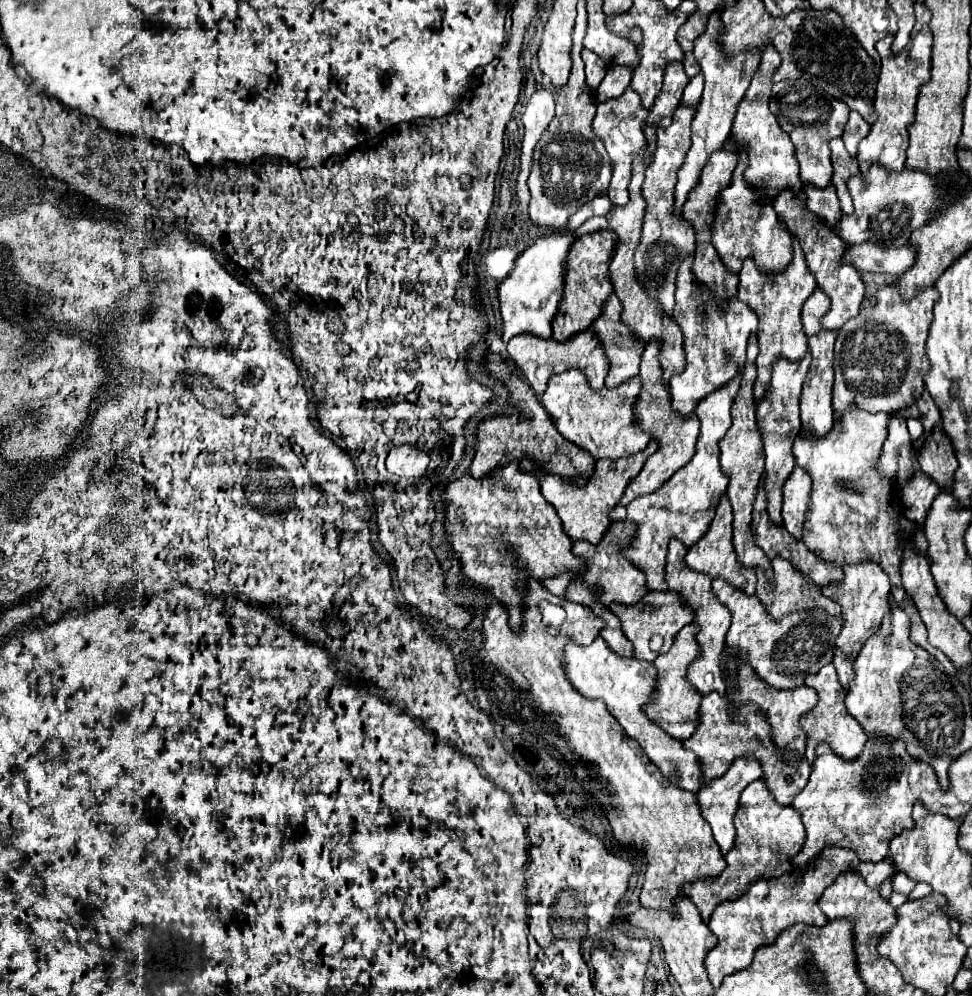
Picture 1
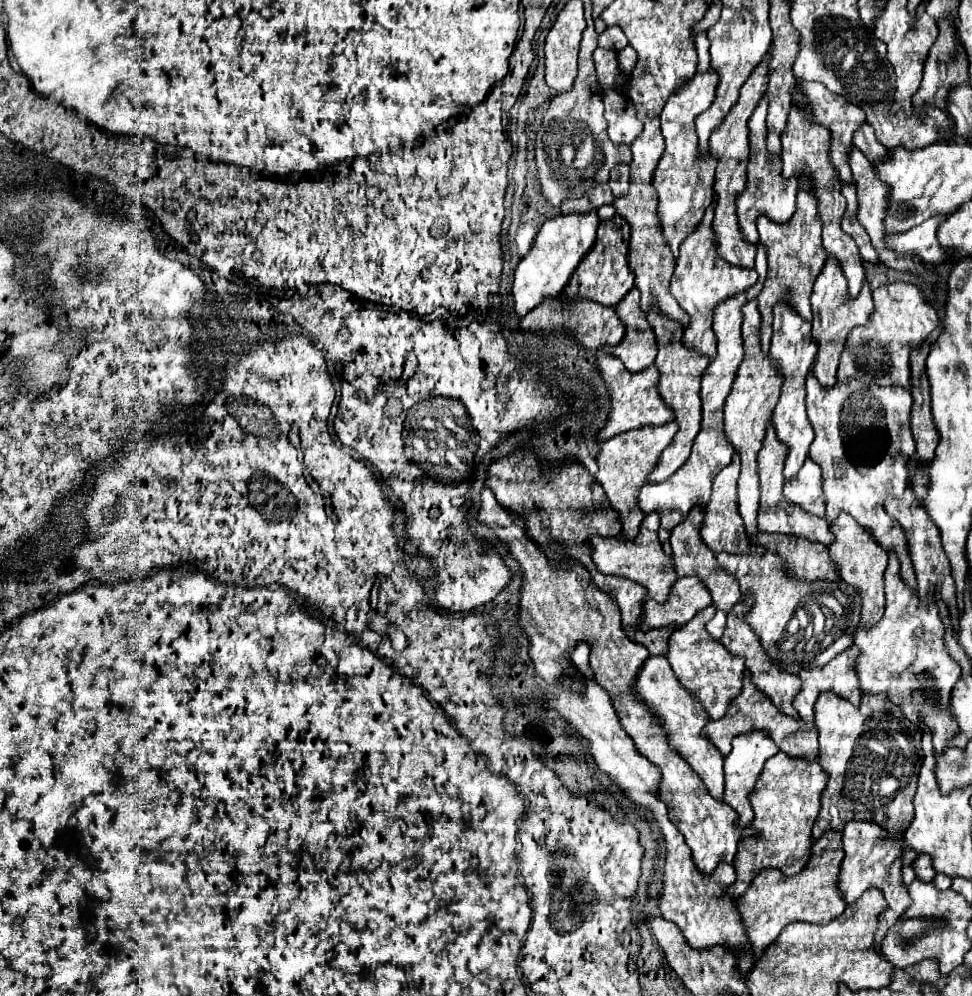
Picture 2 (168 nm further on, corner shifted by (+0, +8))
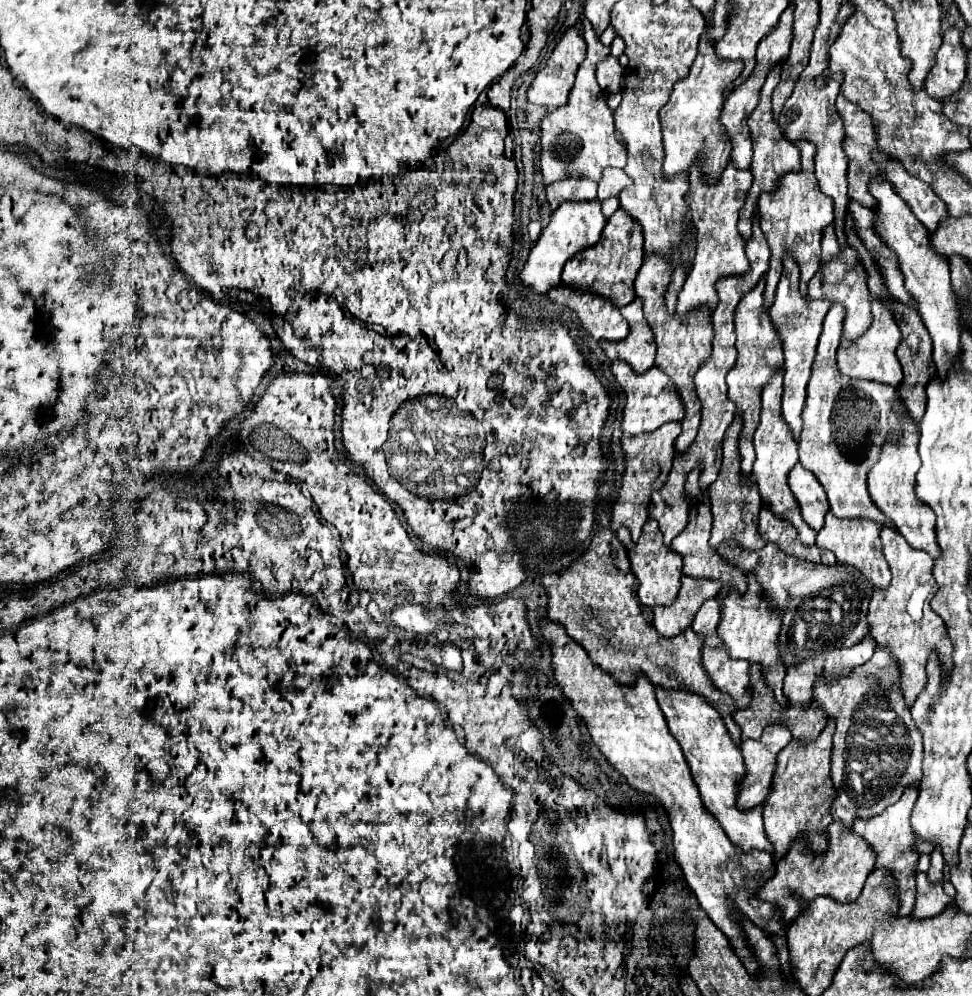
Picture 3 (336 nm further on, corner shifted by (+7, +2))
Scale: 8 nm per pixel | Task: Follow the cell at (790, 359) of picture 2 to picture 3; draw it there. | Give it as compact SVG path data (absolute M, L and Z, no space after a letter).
M793 256L785 258L783 274L775 292L775 302L771 306L771 320L783 340L785 350L785 386L783 386L783 418L789 424L795 440L799 440L801 434L801 410L805 404L805 388L811 376L811 364L817 348L817 340L821 334L823 318L829 310L829 300L809 300L799 294L799 272L797 264L793 264Z

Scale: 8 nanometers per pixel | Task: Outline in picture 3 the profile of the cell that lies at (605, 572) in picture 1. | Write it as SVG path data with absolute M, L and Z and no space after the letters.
M647 520L637 544L633 544L629 530L623 528L623 546L627 548L627 556L629 556L633 574L639 578L637 596L641 604L645 604L645 606L655 606L655 604L667 606L667 604L671 604L677 598L677 592L681 588L681 576L683 576L681 556L677 556L677 552L673 552L671 548L667 548L663 544L663 536L659 532L657 522Z

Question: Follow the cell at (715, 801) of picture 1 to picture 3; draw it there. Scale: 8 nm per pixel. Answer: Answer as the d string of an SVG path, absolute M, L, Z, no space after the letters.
M771 724L763 730L759 740L745 740L741 752L745 758L747 776L741 780L737 804L741 810L751 810L765 802L773 786L773 772L777 766L777 754L791 740L791 732L783 724Z

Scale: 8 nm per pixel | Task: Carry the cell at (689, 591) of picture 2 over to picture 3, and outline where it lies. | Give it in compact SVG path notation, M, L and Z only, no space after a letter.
M683 576L683 586L679 590L679 596L669 606L655 606L653 626L661 636L677 636L685 628L691 626L693 616L701 608L701 604L709 598L715 598L721 590L721 584L717 580L697 580Z

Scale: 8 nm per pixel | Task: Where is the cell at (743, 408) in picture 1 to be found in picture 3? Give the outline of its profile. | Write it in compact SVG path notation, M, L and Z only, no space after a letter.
M765 276L753 292L747 292L735 310L735 334L737 342L735 348L739 352L735 366L727 374L727 386L729 386L729 400L737 404L737 416L743 420L743 432L739 438L739 454L741 454L741 470L743 476L749 476L755 460L753 450L753 432L757 430L757 416L761 410L761 388L763 384L775 374L777 368L781 368L783 352L781 352L781 338L777 338L777 332L773 328L773 322L769 320L769 310L761 312L761 304L765 304L763 298L765 292Z

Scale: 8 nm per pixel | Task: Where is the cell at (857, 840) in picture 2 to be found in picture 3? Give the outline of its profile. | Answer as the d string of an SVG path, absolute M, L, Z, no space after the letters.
M913 784L913 788L905 788L903 796L895 804L885 808L885 812L881 812L879 816L873 816L869 820L855 820L855 824L853 824L853 830L857 834L861 834L875 848L875 852L877 852L875 868L887 868L895 874L897 898L901 902L901 908L899 908L901 916L911 914L913 904L915 904L915 866L919 862L919 854L915 850L917 836L913 836L913 828L909 822L915 800L917 800L917 784Z

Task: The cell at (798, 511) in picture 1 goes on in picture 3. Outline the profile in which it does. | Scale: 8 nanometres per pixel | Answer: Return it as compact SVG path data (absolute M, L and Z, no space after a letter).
M797 464L789 474L789 486L791 486L791 492L795 494L795 498L799 502L803 520L811 528L821 530L823 518L829 510L829 504L827 504L825 492L821 492L823 488L821 488L819 480L813 478L813 474L809 470L801 468L801 464Z

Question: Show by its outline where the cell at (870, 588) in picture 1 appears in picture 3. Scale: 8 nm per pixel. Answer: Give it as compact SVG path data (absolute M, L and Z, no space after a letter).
M827 512L825 516L825 526L817 534L817 548L821 550L831 550L837 556L839 564L851 564L855 566L873 586L877 588L887 588L891 582L891 572L887 566L887 560L881 550L881 540L879 540L879 530L881 524L871 522L871 520L841 520Z

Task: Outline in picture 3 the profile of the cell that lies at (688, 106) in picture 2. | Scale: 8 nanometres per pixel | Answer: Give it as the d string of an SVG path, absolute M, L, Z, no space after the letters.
M711 18L711 30L707 30L699 42L699 54L691 64L689 74L675 82L669 102L661 108L661 128L665 144L665 176L677 172L687 172L695 160L703 160L703 172L707 174L709 184L721 176L729 164L729 136L721 128L719 116L725 104L725 90L741 76L741 60L721 60L713 52L713 42L725 36L725 18Z

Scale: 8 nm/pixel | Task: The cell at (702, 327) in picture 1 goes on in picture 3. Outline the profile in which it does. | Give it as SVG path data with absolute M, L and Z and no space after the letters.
M729 162L725 172L717 178L715 184L705 184L705 174L695 164L689 170L689 176L691 176L691 194L687 198L689 198L689 208L691 208L691 220L697 228L697 256L683 284L683 290L679 292L677 314L681 316L705 304L715 308L719 300L715 282L721 276L743 274L749 270L749 262L745 256L745 240L741 238L737 230L737 214L743 208L747 192L753 182L751 170L737 170L733 168L733 162Z

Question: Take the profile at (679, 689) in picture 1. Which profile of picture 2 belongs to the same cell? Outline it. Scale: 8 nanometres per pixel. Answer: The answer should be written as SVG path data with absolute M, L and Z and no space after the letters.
M708 606L700 610L688 624L674 630L666 652L666 658L680 686L684 686L690 694L694 694L700 700L710 720L718 720L726 714L730 700L736 698L742 690L742 672L744 672L744 658L728 654L728 650L706 632L704 624L714 616L714 612L716 612L714 606Z

